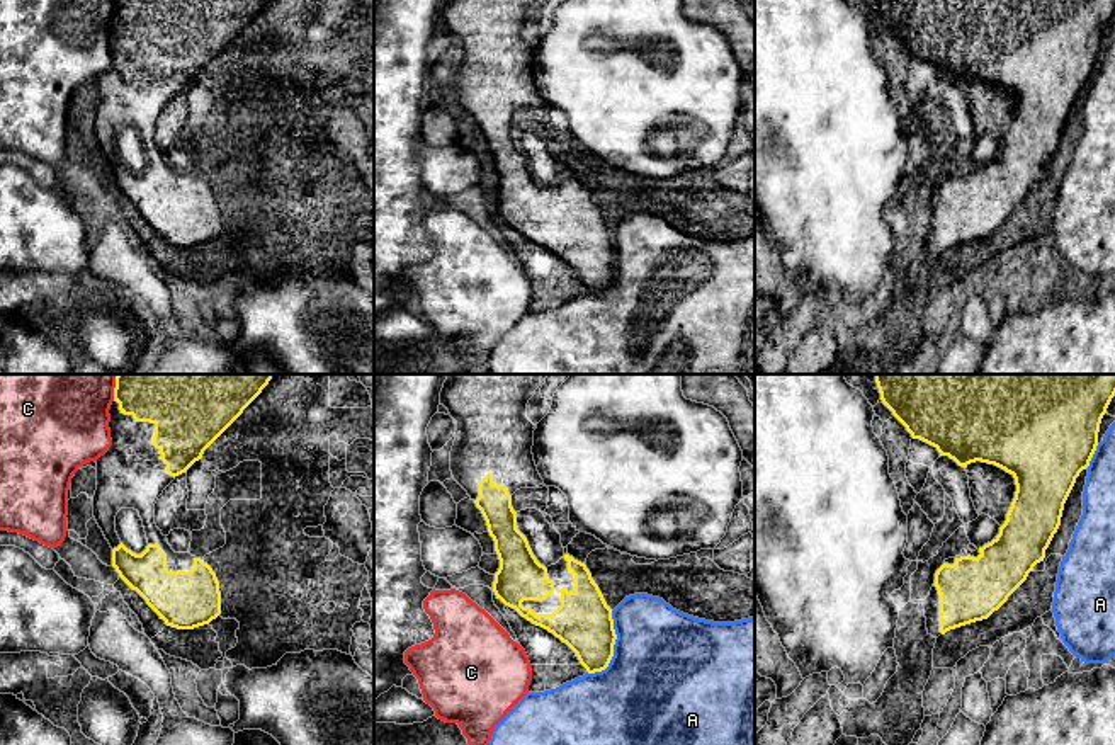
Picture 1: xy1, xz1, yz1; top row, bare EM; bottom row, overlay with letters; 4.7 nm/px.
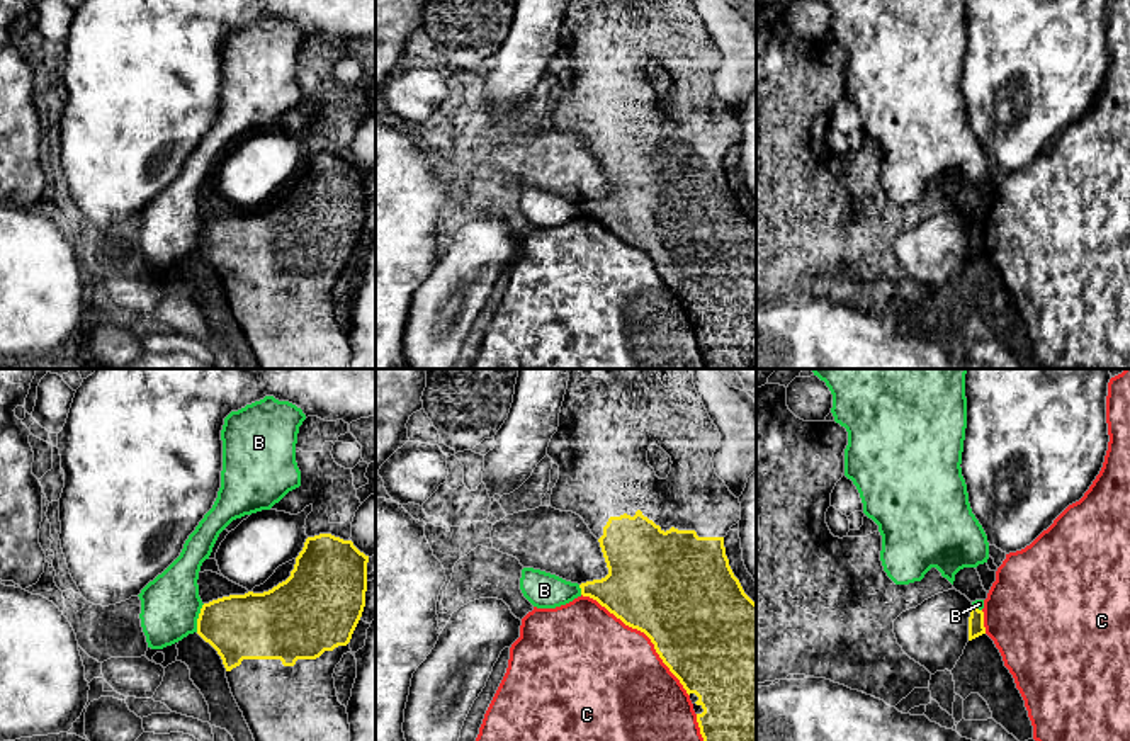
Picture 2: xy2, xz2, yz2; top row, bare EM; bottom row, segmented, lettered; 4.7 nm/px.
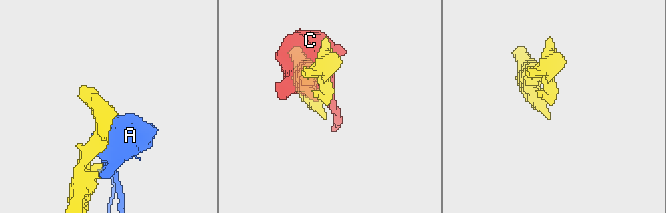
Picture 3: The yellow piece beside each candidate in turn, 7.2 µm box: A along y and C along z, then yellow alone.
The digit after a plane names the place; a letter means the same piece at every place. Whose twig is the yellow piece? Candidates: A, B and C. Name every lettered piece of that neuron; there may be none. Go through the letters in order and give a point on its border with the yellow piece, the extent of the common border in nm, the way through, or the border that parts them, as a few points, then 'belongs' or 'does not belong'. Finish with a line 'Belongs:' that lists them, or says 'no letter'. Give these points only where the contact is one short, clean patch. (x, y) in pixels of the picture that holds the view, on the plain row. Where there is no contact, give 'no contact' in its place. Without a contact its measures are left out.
A: contact xz1 (612, 267); length 320 nm; does not belong
B: contact xy2 (199, 237); length 140 nm; border xy2 (204, 223), (196, 250); does not belong
C: contact xz2 (644, 252); length 700 nm; does not belong
Belongs: no letter

